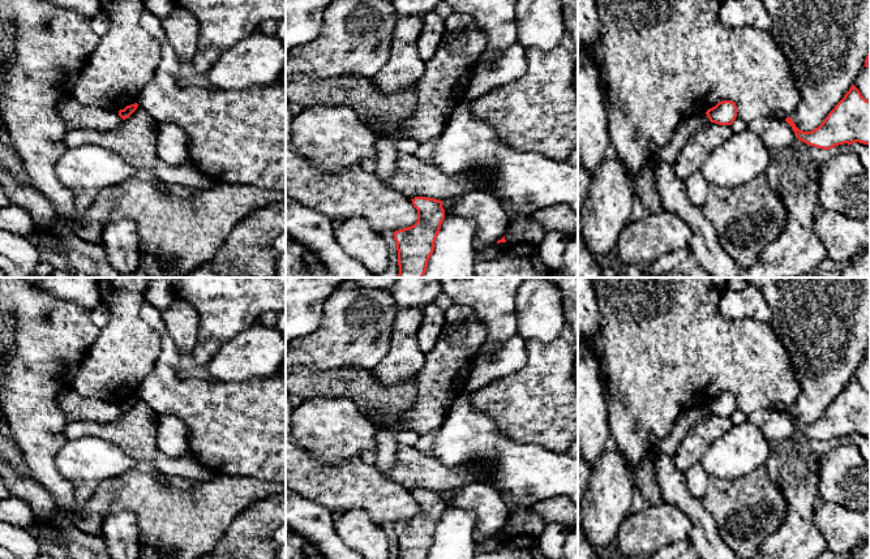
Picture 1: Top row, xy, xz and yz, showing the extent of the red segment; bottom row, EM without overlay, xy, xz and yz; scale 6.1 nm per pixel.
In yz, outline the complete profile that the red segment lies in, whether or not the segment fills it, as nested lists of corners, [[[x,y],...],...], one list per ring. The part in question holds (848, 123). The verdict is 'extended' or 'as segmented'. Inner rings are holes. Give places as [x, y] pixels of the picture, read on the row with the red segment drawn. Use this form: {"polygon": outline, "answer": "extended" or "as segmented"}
{"polygon": [[[854,85],[814,130],[800,130],[792,117],[787,117],[785,121],[800,141],[818,149],[830,150],[856,142],[870,146],[870,102]]], "answer": "as segmented"}

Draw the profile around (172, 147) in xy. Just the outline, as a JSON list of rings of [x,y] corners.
[[[164,121],[158,128],[157,155],[168,165],[189,165],[188,133],[175,122]]]

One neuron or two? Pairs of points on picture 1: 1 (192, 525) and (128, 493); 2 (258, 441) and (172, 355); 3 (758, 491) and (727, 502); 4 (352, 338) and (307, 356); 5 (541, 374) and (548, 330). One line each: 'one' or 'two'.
1: one
2: one
3: one
4: one
5: two

